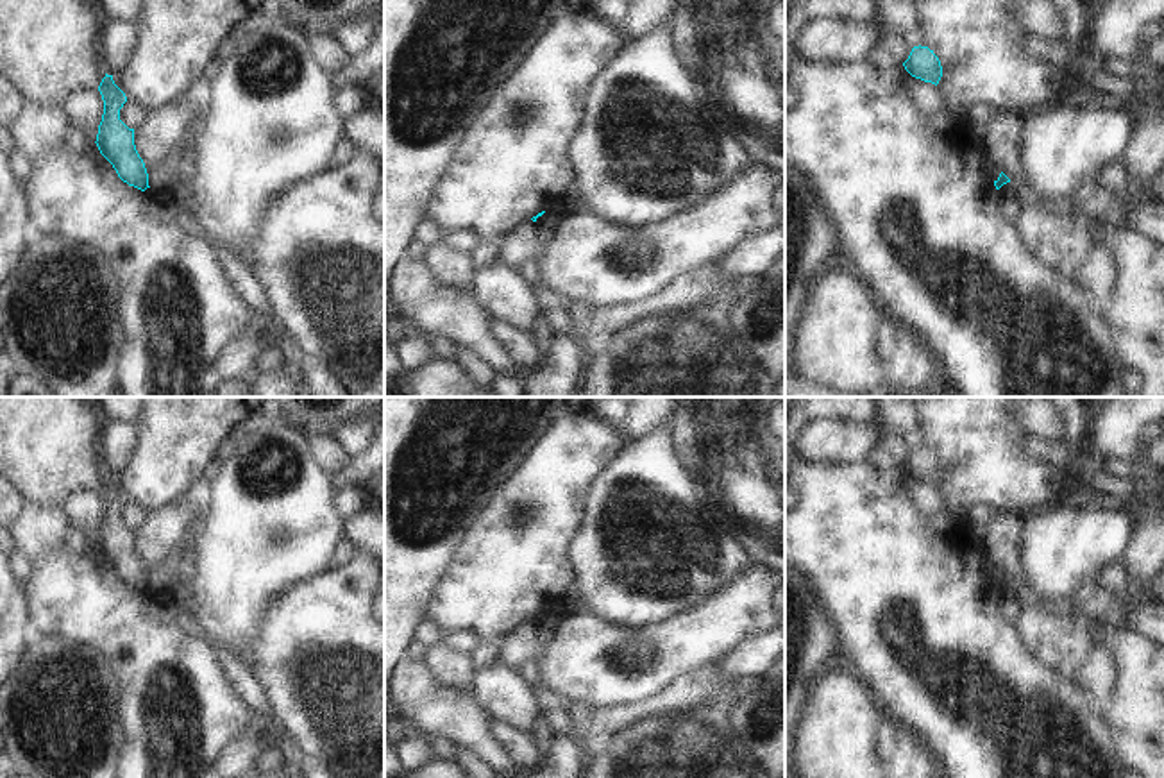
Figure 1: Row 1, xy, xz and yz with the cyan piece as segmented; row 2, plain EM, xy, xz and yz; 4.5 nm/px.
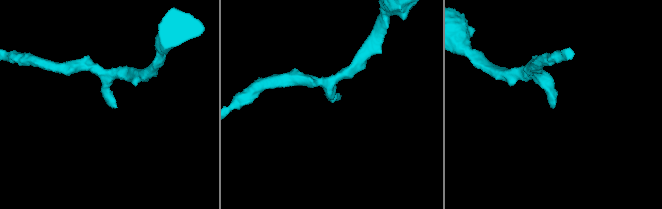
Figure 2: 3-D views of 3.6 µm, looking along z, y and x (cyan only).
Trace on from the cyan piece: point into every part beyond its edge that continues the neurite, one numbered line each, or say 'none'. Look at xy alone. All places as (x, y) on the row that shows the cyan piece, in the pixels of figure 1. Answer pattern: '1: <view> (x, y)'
none

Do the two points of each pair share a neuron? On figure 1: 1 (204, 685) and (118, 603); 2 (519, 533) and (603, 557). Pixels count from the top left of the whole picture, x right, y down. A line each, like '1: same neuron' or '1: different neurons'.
1: same neuron
2: different neurons

